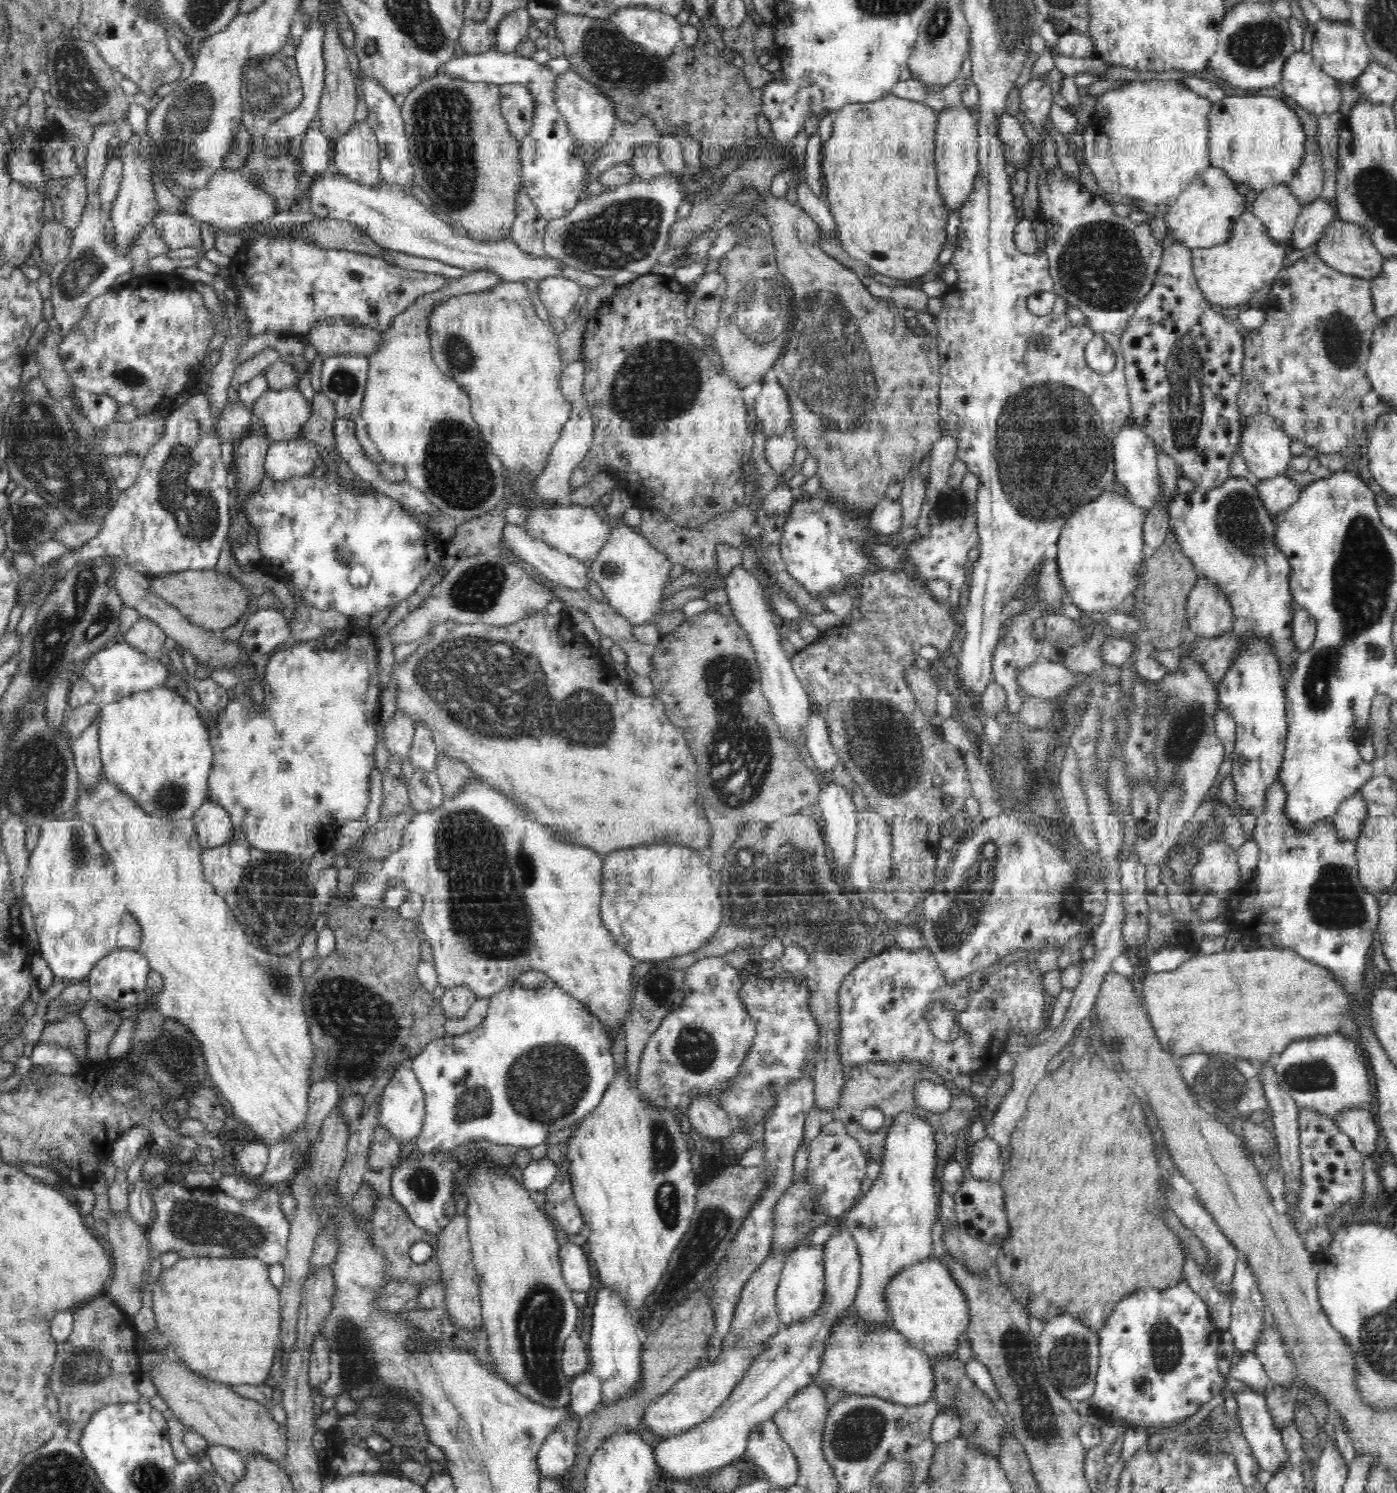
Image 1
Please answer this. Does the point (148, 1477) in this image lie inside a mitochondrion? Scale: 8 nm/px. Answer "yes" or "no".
yes

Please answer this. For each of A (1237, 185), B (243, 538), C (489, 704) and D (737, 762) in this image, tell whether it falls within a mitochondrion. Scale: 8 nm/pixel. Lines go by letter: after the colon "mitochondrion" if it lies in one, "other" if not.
A: other
B: mitochondrion
C: mitochondrion
D: mitochondrion

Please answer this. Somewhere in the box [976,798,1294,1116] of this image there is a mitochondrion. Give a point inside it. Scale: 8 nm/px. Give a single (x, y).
(1116, 1043)

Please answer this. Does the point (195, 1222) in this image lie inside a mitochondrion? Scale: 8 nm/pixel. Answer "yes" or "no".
yes

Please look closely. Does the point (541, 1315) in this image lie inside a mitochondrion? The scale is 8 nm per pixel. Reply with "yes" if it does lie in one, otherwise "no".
yes

